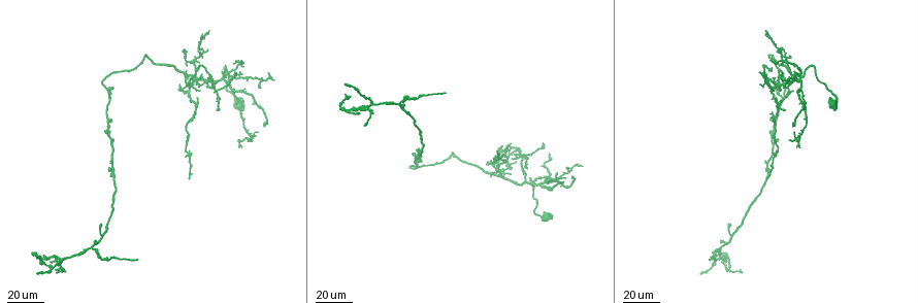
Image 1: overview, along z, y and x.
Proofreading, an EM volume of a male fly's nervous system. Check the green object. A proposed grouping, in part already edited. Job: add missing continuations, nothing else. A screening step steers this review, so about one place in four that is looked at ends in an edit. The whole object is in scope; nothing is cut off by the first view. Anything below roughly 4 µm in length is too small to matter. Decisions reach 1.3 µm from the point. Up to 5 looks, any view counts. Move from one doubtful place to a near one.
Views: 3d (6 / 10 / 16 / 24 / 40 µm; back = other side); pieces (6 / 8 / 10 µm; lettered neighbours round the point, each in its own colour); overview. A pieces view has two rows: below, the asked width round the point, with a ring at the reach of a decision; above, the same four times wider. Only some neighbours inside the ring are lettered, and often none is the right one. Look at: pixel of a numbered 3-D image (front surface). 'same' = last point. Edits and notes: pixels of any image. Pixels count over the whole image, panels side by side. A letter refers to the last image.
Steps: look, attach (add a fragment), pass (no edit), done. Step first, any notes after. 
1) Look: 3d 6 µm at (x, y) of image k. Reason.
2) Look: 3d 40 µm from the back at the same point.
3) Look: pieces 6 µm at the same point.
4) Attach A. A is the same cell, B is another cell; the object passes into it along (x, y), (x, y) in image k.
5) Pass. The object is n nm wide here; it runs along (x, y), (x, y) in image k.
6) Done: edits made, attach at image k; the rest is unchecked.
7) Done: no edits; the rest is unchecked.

Look: 3d 24 µm at (112, 171) of image 1.

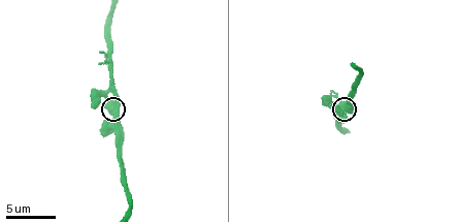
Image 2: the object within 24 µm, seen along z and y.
Look: pieces 8 µm at (345, 118) of image 2.

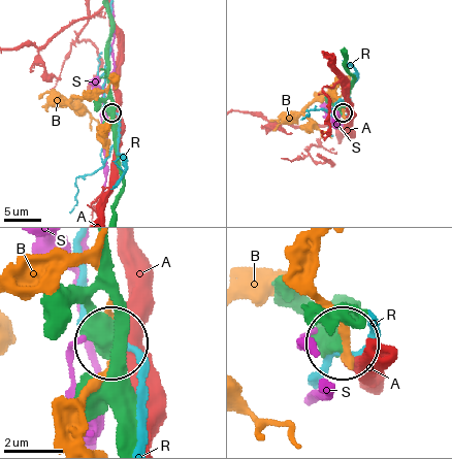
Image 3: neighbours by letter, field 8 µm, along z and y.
Pass. A, B, R and S are other cells; it runs along (107, 13), (109, 110) in image 3; none of them fits.

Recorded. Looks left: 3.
Look: 3d 24 µm at (529, 177) of image 1. Free end.

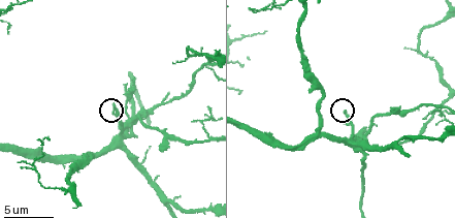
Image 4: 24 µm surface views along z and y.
Look: pieces 6 µm at (113, 105) of image 4.

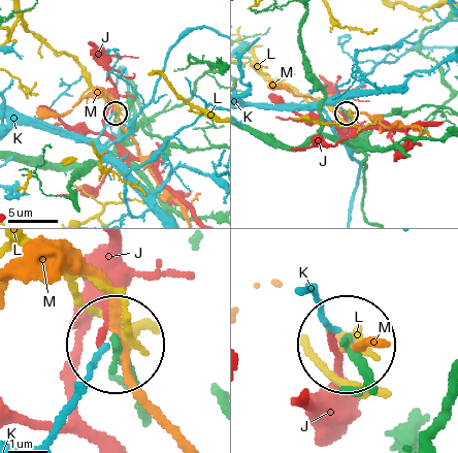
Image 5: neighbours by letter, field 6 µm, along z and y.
Pass. J, K, L and M are other cells; it runs along (362, 209), (365, 158), (346, 115) in image 5; none of them fits.

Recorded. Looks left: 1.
Done: no edits; the rest is unchecked.

